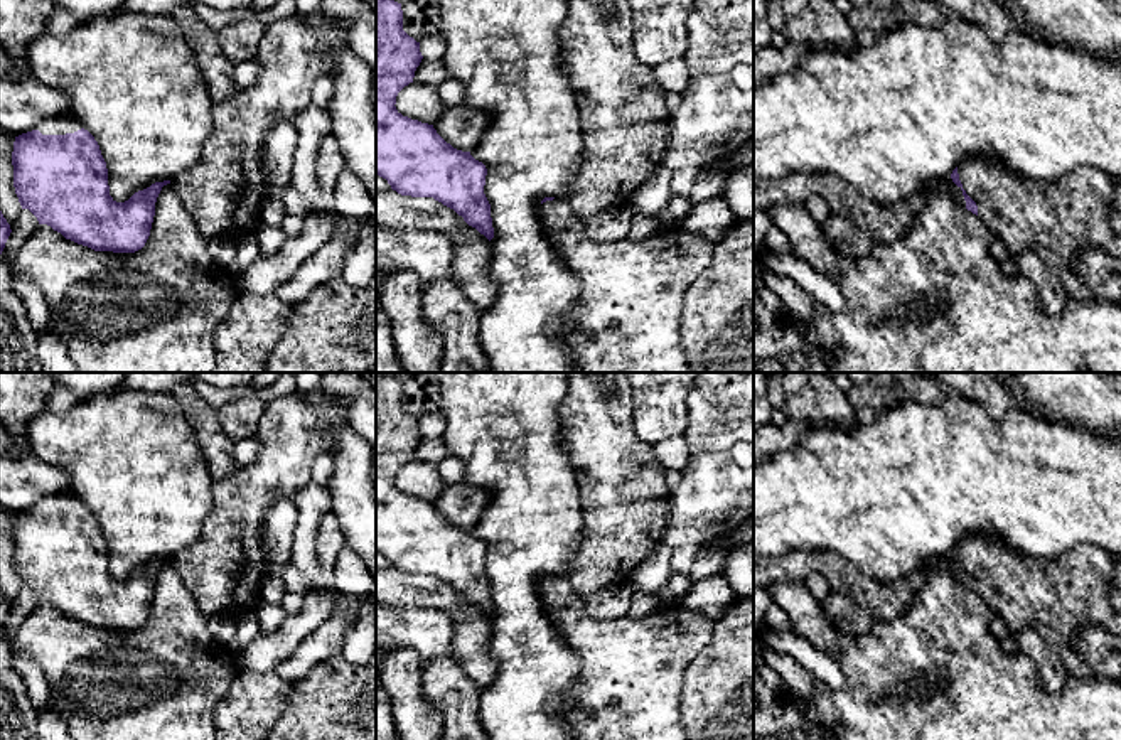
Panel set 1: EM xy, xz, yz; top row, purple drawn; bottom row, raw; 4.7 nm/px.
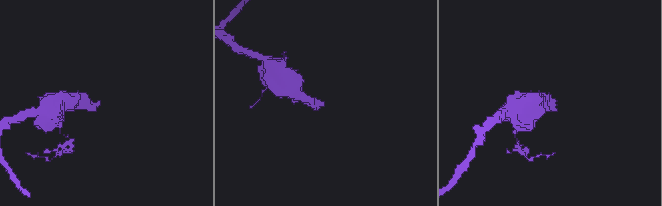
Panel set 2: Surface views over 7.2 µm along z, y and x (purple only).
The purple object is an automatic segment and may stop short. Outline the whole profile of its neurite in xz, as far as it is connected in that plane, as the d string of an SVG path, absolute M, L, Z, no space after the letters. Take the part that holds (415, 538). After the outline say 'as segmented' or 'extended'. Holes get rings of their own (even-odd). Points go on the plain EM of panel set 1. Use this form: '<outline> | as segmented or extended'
M376 374L376 553L401 573L433 575L491 619L485 543L394 484L421 437L420 420L403 408L401 381Z | as segmented

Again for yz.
M986 534L966 536L952 548L951 556L963 568L966 587L1006 624L1010 635L1033 629L1060 656L1069 676L1096 676L1075 651L1074 641L1084 627L1092 625L1121 635L1121 612L1111 603L1114 556L1094 544L1079 544L1055 561L1040 561Z | extended

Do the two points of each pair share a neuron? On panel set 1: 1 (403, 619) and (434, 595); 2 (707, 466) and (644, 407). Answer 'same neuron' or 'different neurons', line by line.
1: different neurons
2: different neurons

